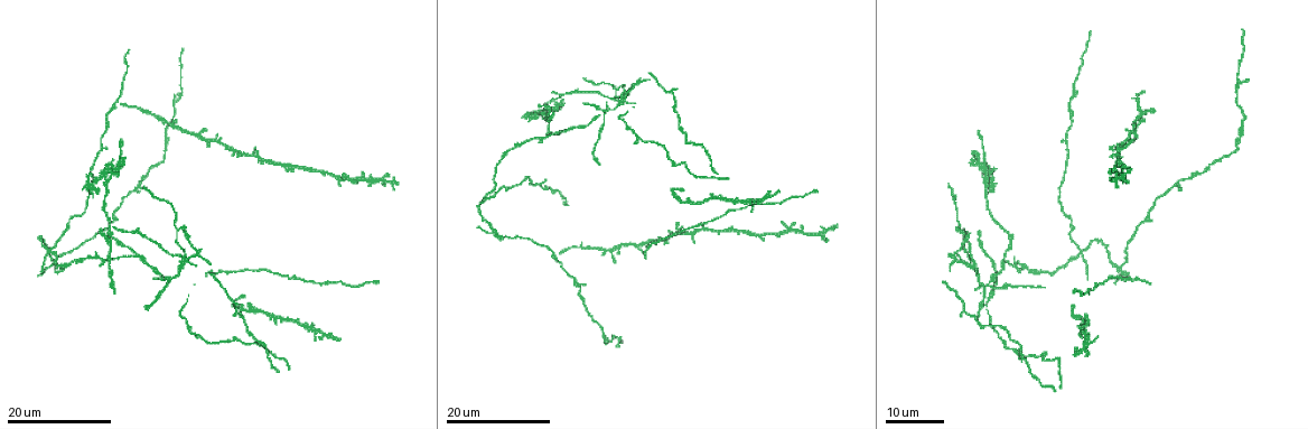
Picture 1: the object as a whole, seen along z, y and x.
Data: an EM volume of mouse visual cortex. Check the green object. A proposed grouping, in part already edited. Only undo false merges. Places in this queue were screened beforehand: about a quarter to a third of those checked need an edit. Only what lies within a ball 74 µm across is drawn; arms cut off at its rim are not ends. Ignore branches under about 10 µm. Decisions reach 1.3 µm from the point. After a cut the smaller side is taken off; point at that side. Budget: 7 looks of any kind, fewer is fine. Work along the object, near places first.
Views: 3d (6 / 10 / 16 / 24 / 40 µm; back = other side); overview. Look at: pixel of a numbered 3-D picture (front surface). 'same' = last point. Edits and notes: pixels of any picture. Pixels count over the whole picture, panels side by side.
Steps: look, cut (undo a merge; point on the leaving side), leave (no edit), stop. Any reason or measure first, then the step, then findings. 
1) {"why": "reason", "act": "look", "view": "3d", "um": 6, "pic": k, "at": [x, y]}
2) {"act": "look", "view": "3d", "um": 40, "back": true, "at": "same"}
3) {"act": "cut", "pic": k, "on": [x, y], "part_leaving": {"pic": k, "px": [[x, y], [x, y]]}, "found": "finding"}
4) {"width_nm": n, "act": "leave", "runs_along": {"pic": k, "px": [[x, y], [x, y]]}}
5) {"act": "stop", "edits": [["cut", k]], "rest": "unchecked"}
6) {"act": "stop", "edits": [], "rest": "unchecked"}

{"act": "look", "view": "3d", "um": 16, "pic": 1, "at": [1122, 264]}

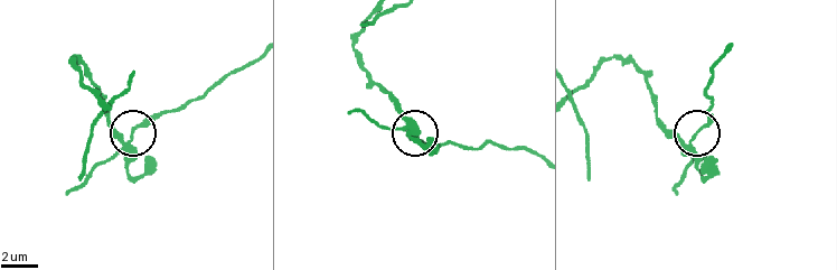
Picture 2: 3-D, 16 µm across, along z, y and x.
{"why": "closer look", "act": "look", "view": "3d", "um": 10, "pic": 2, "at": [130, 134]}

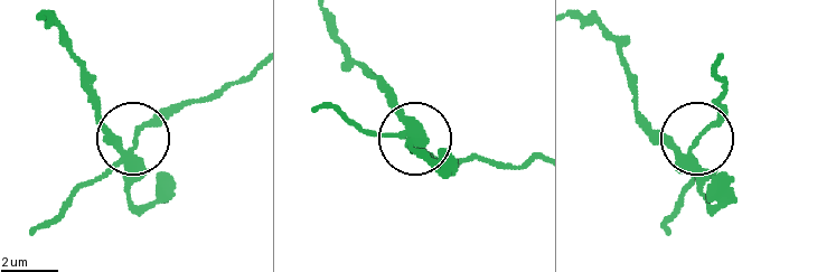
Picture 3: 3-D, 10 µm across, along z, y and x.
{"width_nm": 210, "act": "cut", "pic": 3, "on": [106, 140], "part_leaving": {"pic": 3, "px": [[127, 158], [93, 110], [91, 81], [71, 45], [43, 16]]}, "found": "a second neuron is stuck on"}

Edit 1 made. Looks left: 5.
{"why": "looks like a crossing", "act": "look", "view": "3d", "um": 24, "pic": 1, "at": [274, 314]}

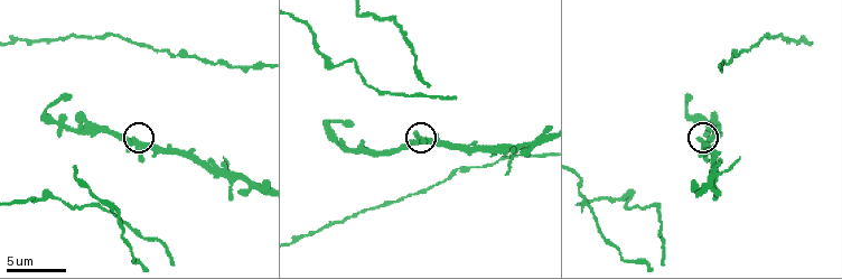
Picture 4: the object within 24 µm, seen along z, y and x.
{"act": "look", "view": "3d", "um": 6, "pic": 4, "at": [139, 146]}

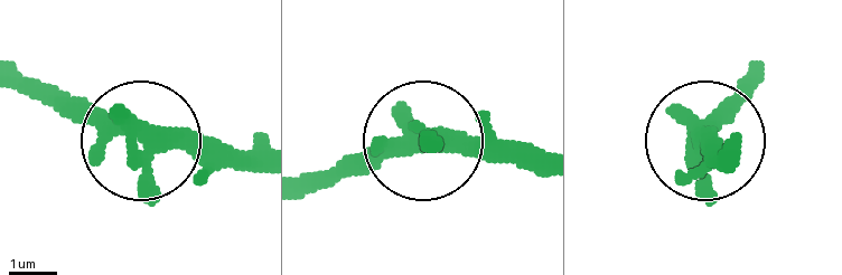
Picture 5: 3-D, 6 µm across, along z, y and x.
{"side_arm_um": 13, "act": "leave", "found": "continuous, no second neuron"}

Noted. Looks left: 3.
{"act": "look", "view": "3d", "um": 24, "pic": 1, "at": [972, 266]}

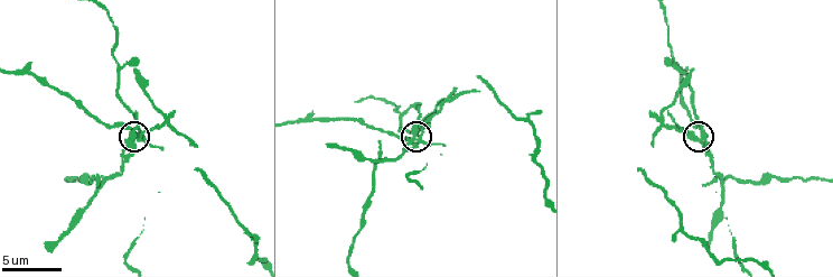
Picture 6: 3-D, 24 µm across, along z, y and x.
{"why": "closer look", "act": "look", "view": "3d", "um": 6, "pic": 6, "at": [420, 138]}

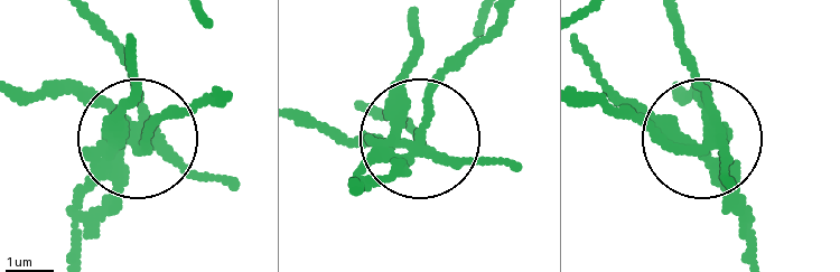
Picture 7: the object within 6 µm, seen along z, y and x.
{"act": "look", "view": "3d", "um": 6, "back": true, "pic": 7, "at": [414, 139]}

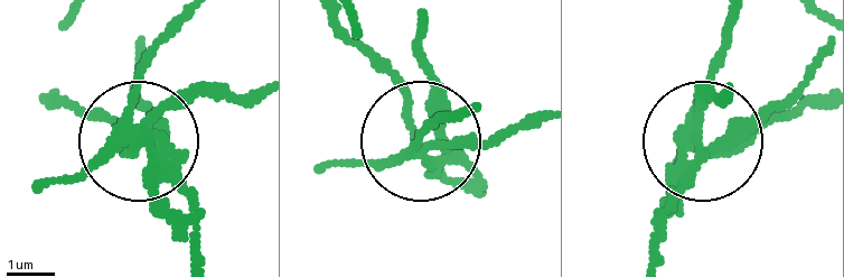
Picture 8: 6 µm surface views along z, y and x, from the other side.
{"width_nm": 300, "act": "cut", "pic": 8, "on": [167, 126], "part_leaving": {"pic": 8, "px": [[120, 147], [163, 114], [260, 94]]}, "found": "a second neuron is stuck on"}

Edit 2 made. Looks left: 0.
{"act": "stop", "edits": [["cut", 3], ["cut", 8]], "rest": "unchecked"}

